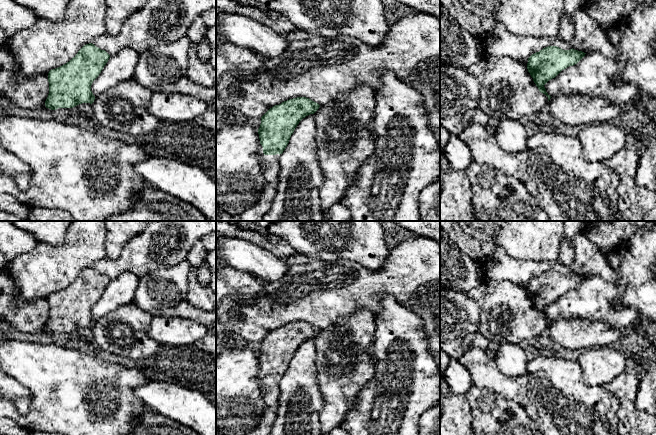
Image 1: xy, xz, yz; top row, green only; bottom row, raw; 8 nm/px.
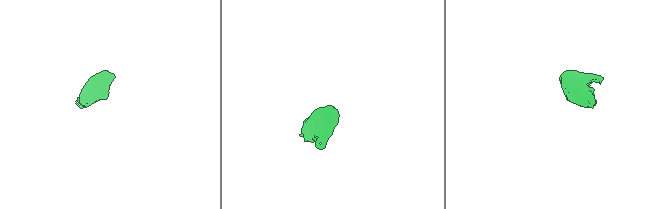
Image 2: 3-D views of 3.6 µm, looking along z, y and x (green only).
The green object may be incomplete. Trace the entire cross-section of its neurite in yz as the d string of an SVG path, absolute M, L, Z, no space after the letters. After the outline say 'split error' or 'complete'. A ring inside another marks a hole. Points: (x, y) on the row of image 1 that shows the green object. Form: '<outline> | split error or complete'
M548 46L528 58L527 69L539 91L548 97L544 85L555 78L562 70L577 64L586 53L575 49L563 50Z | complete

